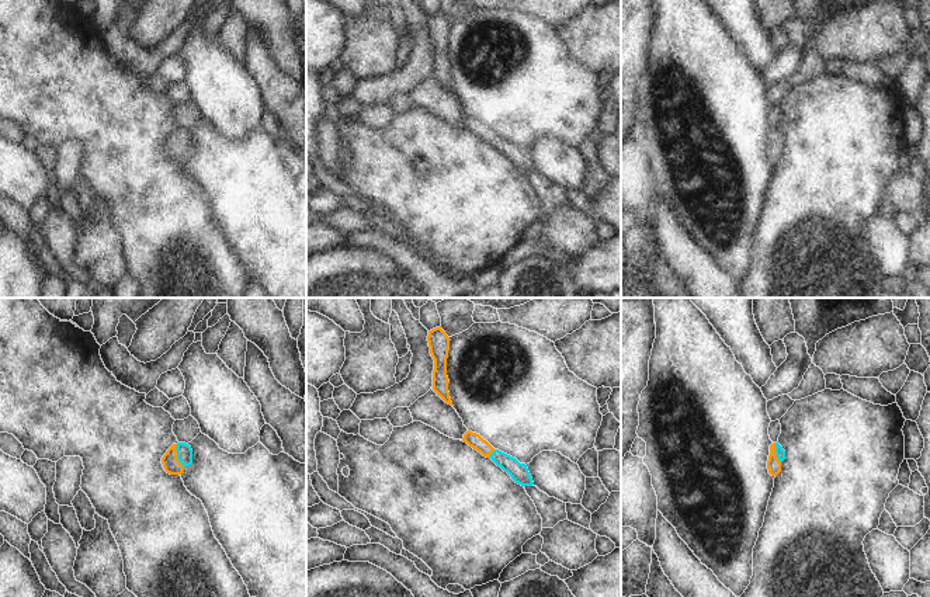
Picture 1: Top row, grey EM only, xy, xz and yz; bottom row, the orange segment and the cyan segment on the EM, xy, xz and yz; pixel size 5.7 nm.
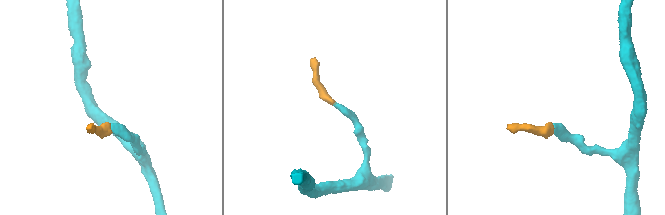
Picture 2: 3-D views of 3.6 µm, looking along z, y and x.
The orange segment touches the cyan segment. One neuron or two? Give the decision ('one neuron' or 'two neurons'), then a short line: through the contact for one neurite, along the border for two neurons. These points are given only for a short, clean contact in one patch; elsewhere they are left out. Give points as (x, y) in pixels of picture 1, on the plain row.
one neuron | xy (172, 151), (176, 141), (184, 139)

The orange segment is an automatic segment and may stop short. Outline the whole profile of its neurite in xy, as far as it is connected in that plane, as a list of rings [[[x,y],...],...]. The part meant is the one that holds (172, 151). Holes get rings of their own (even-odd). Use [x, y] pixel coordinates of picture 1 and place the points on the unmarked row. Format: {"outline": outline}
{"outline": [[[185,128],[173,129],[162,143],[163,153],[170,160],[181,160],[192,149],[192,135]]]}

